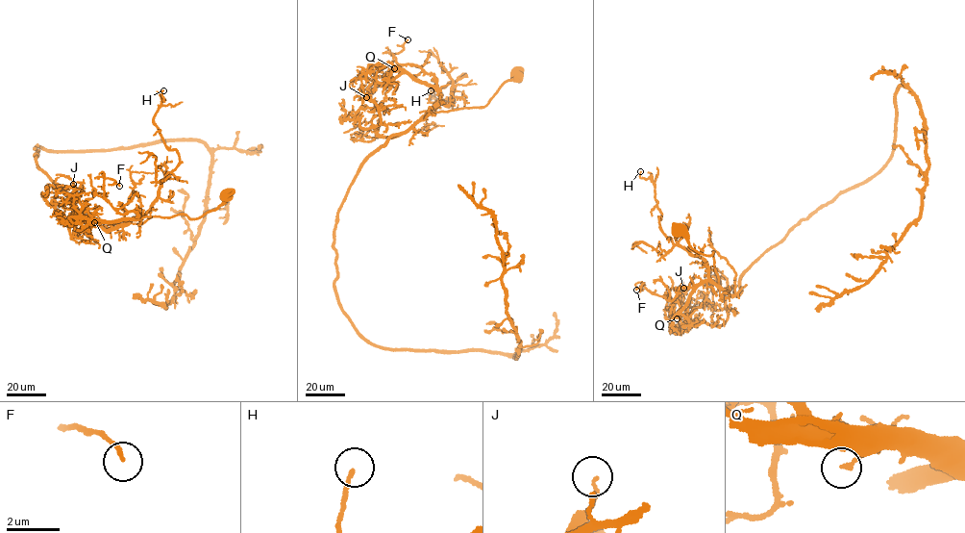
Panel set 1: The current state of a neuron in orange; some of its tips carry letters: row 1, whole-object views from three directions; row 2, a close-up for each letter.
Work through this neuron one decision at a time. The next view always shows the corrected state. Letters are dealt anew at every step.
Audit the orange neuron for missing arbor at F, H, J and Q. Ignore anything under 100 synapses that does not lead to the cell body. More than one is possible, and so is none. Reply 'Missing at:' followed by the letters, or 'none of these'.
Missing at: none of these

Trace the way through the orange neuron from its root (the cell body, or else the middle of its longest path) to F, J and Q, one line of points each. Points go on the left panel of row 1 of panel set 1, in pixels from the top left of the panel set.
F: (229, 194), (197, 218), (136, 223), (136, 212), (118, 213), (104, 196), (106, 178), (119, 186)
J: (229, 194), (197, 218), (178, 214), (130, 223), (139, 217), (85, 218), (73, 184)
Q: (229, 194), (215, 209), (194, 219), (178, 214), (151, 216), (141, 223), (130, 223), (139, 217), (94, 222)

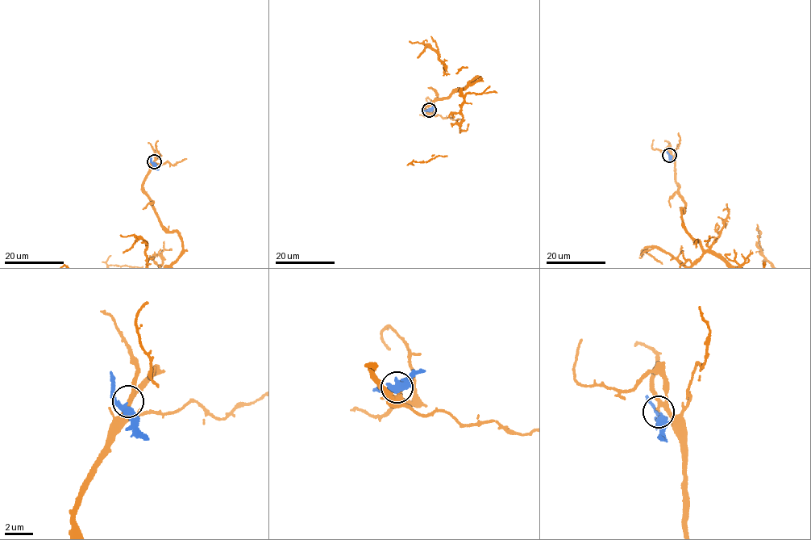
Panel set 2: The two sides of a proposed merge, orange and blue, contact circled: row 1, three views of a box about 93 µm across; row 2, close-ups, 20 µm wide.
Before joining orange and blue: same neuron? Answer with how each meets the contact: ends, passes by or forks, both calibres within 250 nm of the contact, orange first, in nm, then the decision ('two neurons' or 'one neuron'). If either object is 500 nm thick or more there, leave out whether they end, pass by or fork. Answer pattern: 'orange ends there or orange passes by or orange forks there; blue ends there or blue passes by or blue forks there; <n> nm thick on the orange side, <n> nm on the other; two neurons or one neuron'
orange forks there; blue passes by; 200 nm thick on the orange side, 380 nm on the other; two neurons

